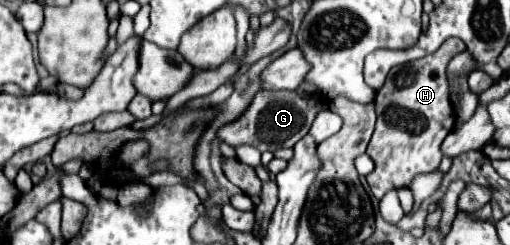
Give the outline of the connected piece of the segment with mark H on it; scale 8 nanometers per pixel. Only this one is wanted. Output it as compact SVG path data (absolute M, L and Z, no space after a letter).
M446 39L438 51L418 61L392 67L384 87L376 93L378 121L366 149L376 165L366 177L376 199L382 199L392 189L408 187L418 173L438 169L442 159L440 145L456 125L456 111L448 93L446 67L450 59L462 51L466 51L466 45L460 39Z

